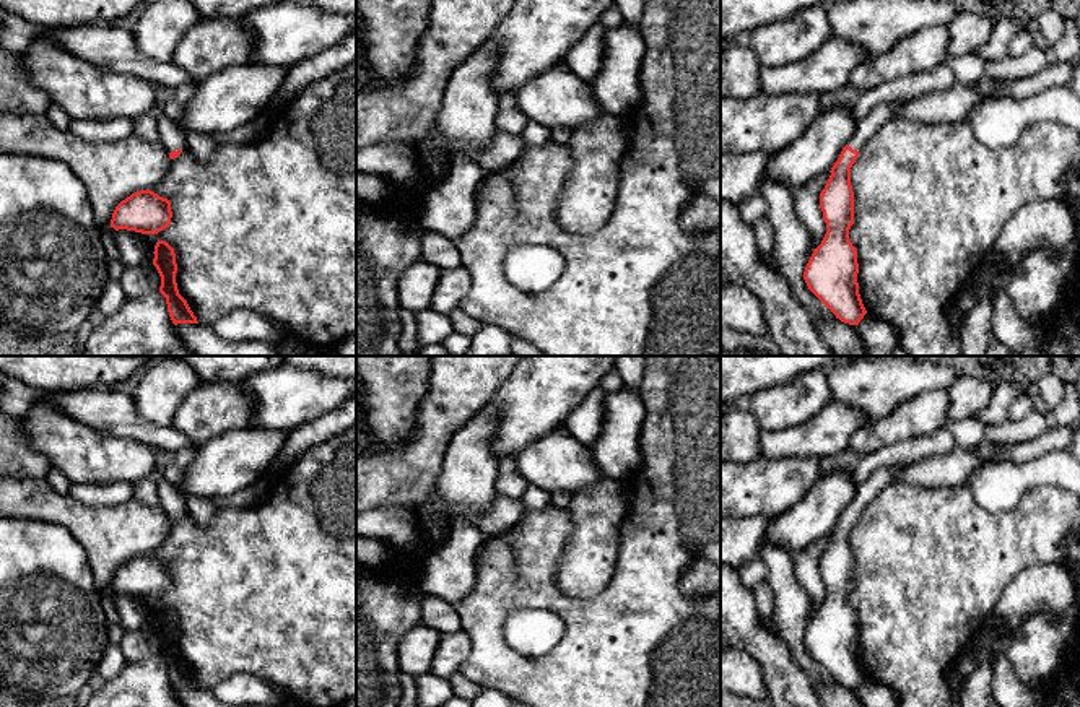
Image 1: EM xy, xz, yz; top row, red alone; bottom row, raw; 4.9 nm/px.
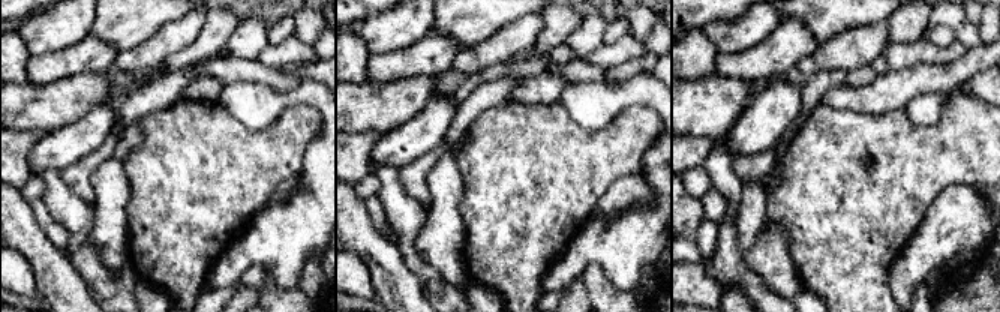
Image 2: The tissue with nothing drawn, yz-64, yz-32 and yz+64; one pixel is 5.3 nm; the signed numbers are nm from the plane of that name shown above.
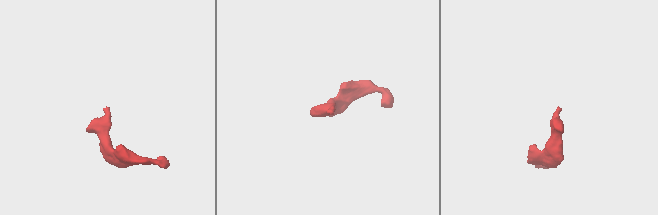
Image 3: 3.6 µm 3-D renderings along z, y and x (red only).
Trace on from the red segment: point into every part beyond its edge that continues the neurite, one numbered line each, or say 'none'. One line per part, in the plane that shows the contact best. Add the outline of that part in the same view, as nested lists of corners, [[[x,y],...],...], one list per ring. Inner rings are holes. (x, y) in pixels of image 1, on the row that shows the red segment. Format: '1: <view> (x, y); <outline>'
1: xy (173, 138); [[[156,112],[158,133],[168,153],[185,150],[185,133],[179,127],[179,120],[163,112]]]

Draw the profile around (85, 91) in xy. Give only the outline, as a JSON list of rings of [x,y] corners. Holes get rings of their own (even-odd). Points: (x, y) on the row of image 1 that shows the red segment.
[[[39,31],[21,55],[29,81],[72,120],[125,117],[132,122],[156,114],[156,86],[135,75],[89,65]]]

